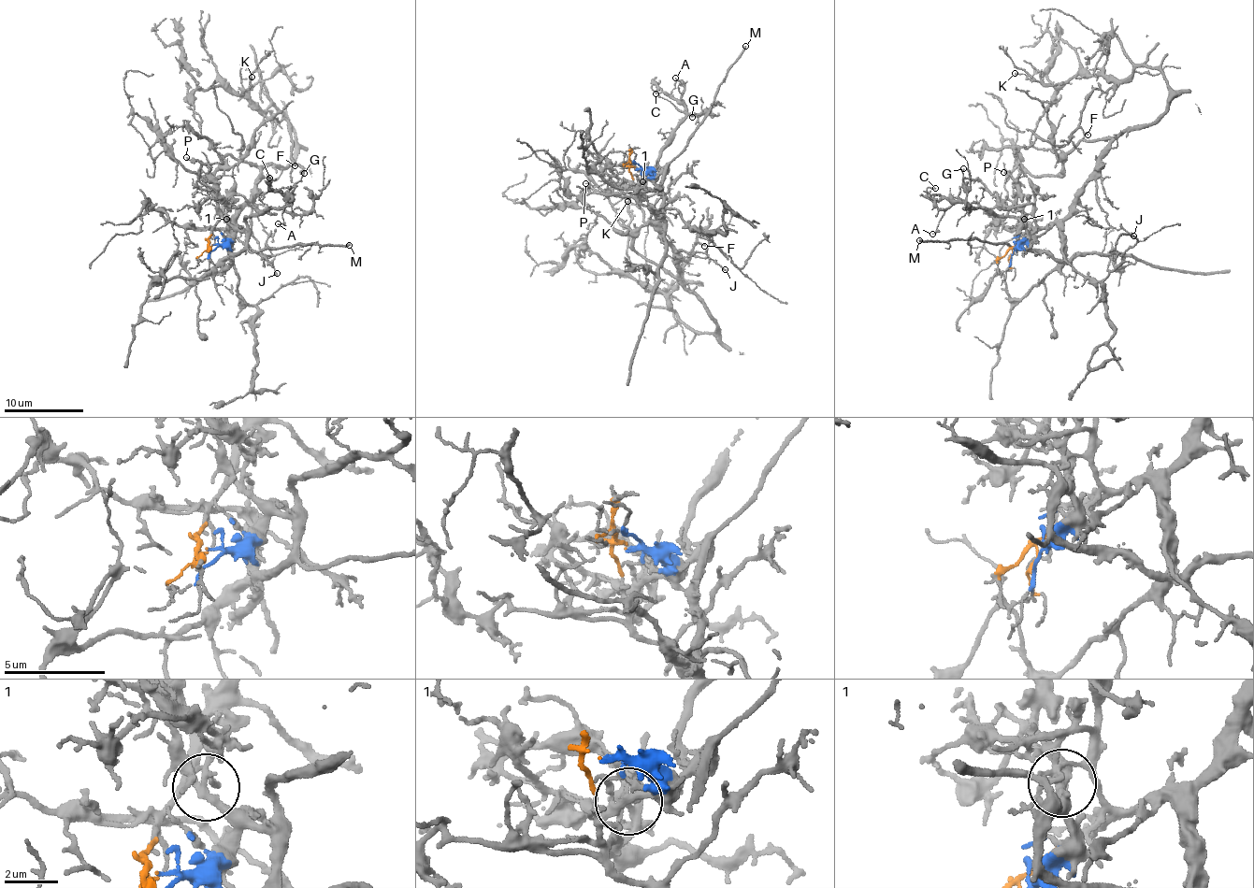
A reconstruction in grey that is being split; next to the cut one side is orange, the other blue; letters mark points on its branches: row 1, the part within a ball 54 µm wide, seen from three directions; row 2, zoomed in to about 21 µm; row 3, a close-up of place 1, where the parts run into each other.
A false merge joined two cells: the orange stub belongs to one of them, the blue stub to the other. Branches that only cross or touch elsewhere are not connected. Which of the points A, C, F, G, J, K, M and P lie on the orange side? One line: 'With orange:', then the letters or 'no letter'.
With orange: F, J, K

